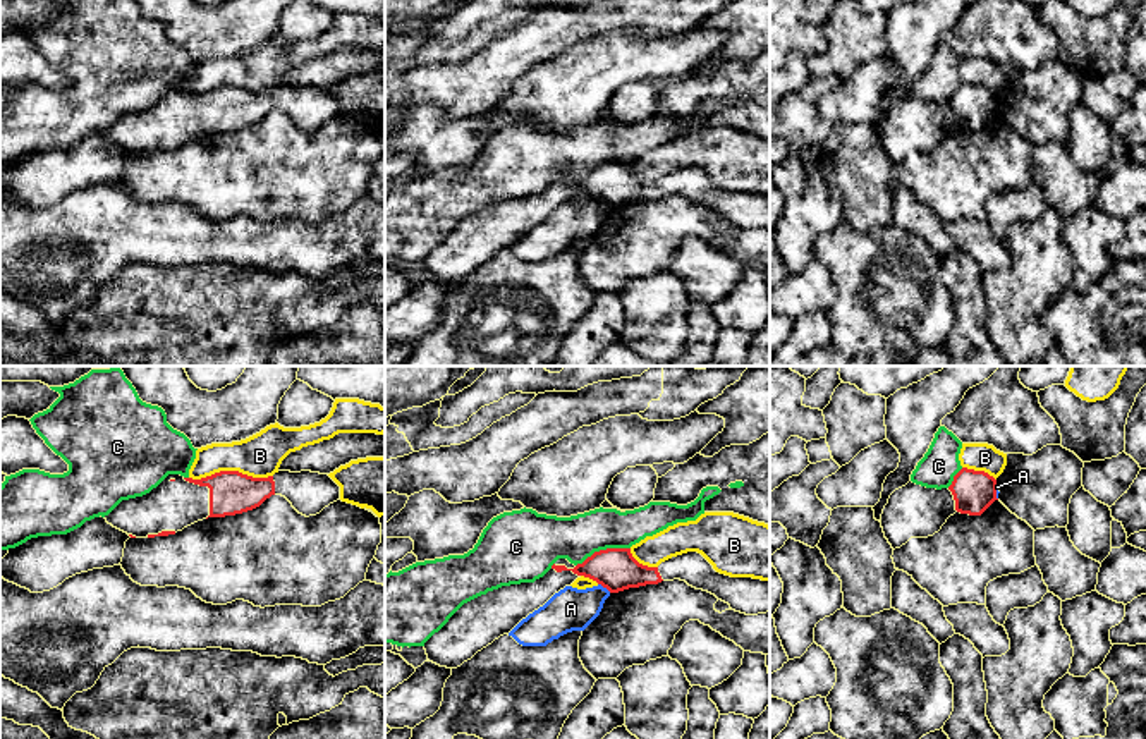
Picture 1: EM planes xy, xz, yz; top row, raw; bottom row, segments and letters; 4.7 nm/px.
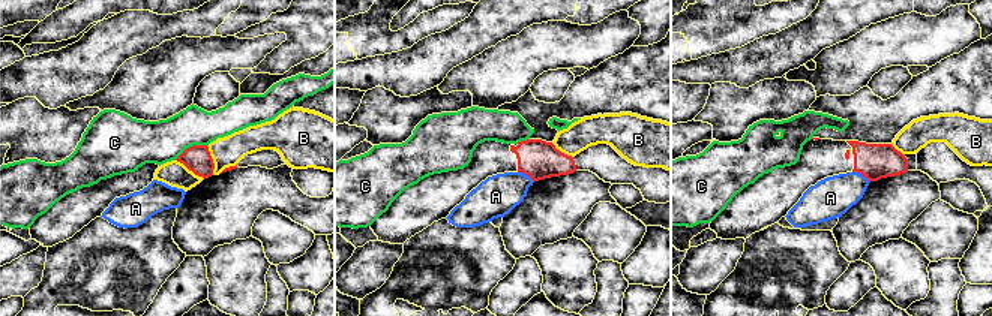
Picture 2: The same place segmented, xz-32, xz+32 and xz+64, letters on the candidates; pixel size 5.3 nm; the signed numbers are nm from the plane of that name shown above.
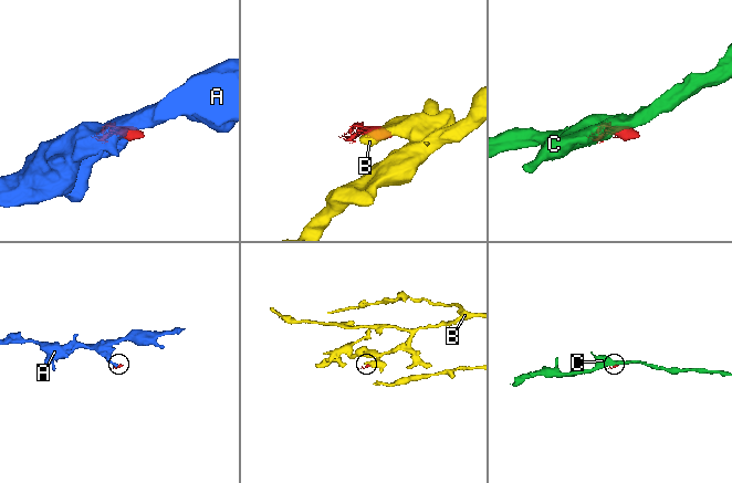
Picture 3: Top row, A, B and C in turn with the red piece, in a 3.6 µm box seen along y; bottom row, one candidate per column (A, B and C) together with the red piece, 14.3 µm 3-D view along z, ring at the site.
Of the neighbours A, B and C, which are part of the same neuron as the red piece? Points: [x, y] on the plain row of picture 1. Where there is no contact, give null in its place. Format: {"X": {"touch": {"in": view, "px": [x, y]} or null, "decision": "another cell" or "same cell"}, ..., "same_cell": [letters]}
{"A": {"touch": {"in": "xz", "px": [605, 201]}, "decision": "another cell"}, "B": {"touch": {"in": "xy", "px": [231, 86]}, "decision": "another cell"}, "C": {"touch": {"in": "xz", "px": [602, 165]}, "decision": "another cell"}, "same_cell": []}

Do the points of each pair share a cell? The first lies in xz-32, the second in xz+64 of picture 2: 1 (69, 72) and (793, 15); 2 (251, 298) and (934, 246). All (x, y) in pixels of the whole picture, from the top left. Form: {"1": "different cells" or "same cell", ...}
{"1": "different cells", "2": "different cells"}

